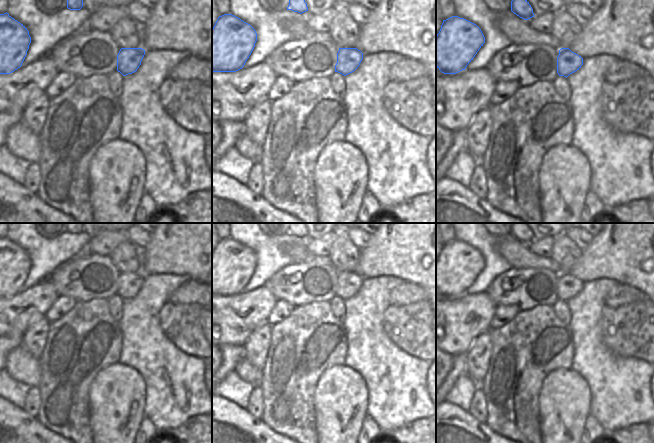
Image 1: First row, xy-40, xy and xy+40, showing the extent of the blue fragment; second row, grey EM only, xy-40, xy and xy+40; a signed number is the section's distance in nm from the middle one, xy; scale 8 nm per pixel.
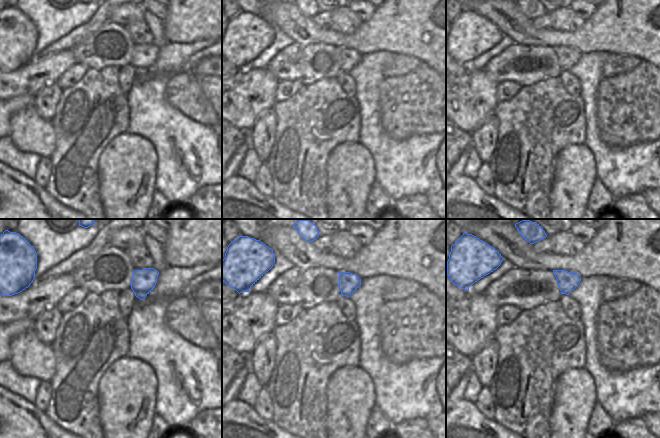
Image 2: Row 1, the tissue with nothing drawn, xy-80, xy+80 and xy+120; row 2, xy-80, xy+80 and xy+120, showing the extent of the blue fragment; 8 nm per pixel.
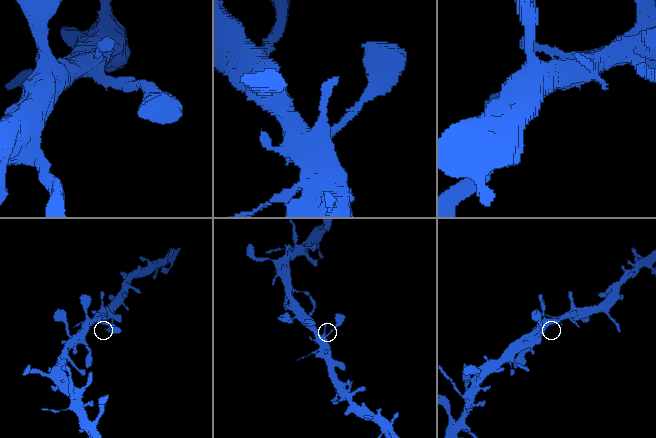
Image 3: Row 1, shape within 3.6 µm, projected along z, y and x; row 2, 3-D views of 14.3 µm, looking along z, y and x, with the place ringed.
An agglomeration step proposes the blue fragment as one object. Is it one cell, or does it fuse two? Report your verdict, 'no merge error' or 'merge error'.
no merge error

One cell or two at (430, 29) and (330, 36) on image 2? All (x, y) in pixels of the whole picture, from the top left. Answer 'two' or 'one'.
one

